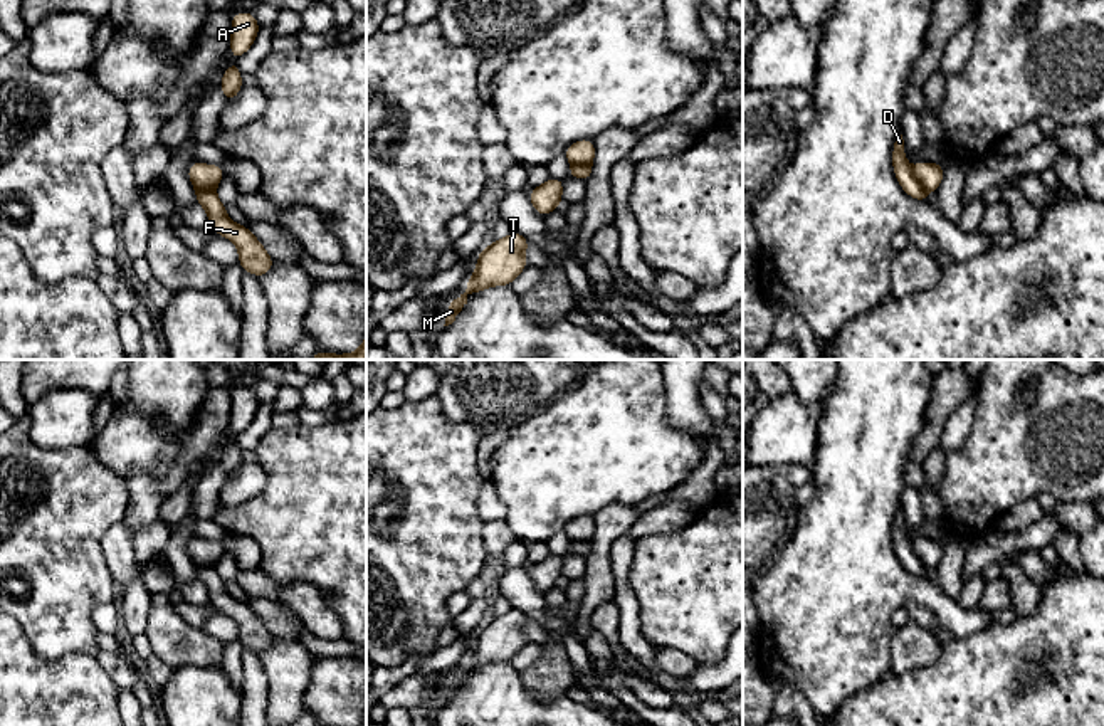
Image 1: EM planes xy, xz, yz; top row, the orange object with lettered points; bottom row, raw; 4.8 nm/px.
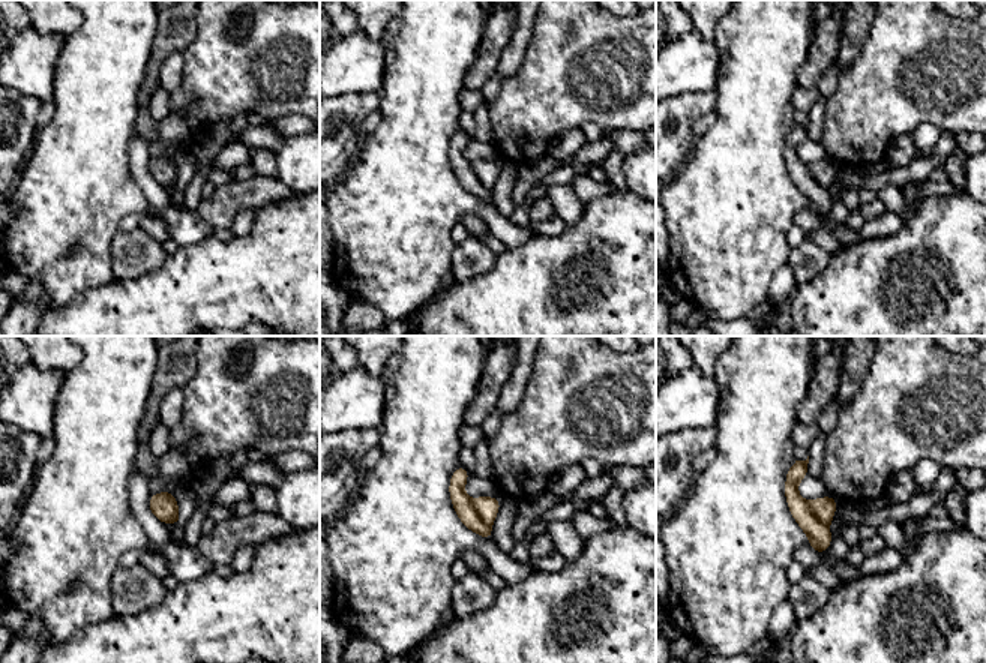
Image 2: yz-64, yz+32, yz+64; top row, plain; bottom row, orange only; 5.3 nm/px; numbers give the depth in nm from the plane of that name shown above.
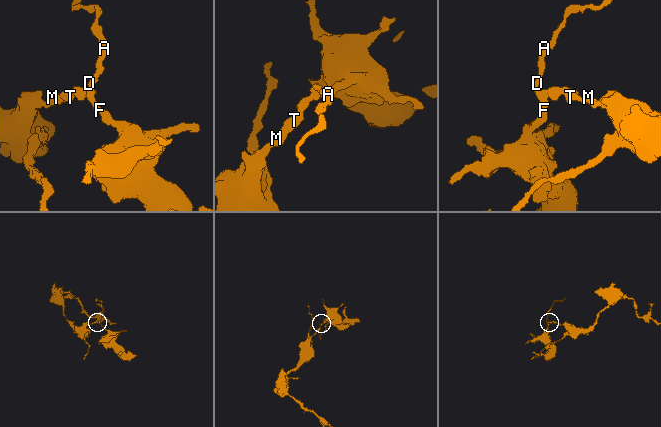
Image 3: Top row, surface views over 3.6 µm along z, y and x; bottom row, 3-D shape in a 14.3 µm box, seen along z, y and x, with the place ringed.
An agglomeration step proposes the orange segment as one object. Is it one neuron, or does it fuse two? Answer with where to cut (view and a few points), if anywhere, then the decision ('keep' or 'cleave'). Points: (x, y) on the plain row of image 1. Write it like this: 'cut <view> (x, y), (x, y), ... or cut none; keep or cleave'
cut yz (913, 547), (914, 553), (928, 567); cleave

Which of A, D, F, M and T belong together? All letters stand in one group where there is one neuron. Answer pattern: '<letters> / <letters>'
A D F / M T

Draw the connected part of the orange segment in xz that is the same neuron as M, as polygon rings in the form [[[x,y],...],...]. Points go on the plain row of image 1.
[[[511,608],[496,615],[492,622],[479,629],[476,649],[467,655],[467,666],[449,679],[445,701],[455,697],[467,681],[467,672],[494,662],[509,662],[526,644],[526,623],[529,615]]]

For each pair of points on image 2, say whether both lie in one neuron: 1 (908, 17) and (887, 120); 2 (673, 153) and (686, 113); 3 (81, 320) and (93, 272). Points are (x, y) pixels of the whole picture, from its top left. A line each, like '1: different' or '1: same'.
1: same
2: same
3: different

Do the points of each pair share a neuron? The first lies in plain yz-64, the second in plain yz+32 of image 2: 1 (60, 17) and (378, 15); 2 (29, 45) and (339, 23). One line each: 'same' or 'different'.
1: same
2: different

